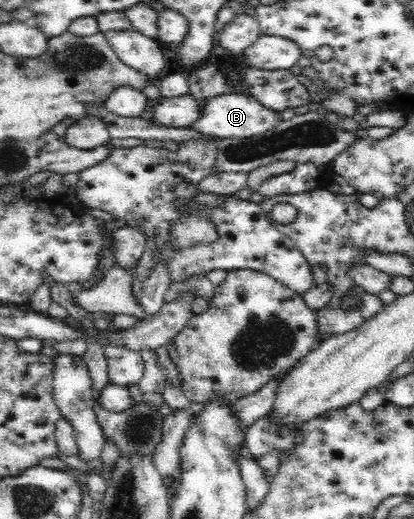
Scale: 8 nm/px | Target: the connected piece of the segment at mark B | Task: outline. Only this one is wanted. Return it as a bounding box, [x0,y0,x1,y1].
[193,94,282,139]

